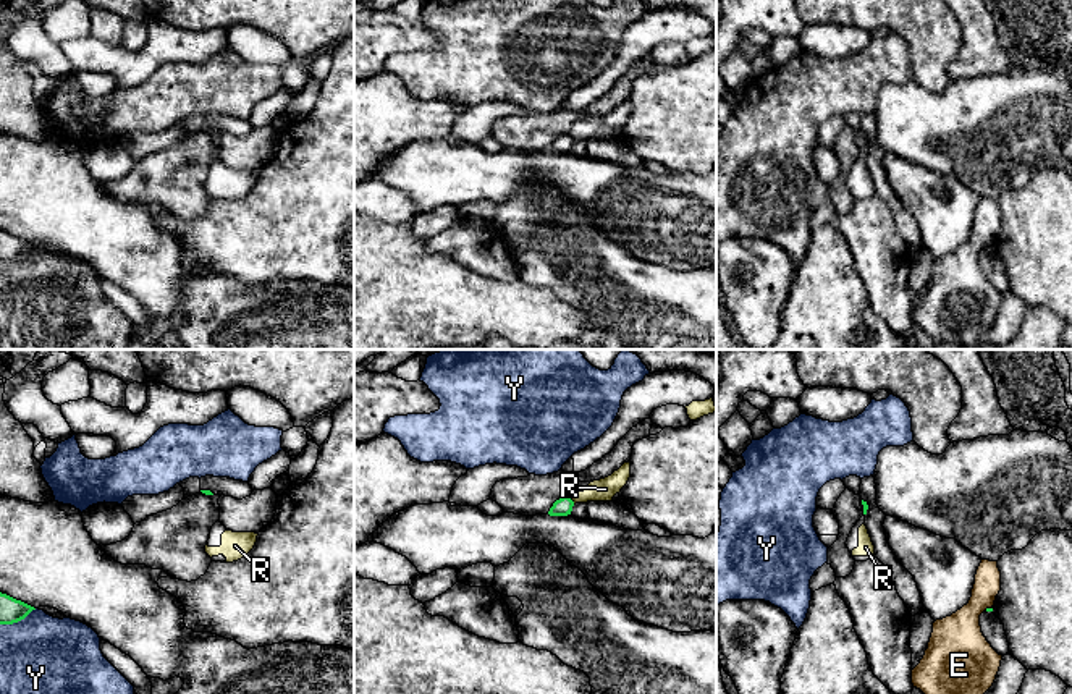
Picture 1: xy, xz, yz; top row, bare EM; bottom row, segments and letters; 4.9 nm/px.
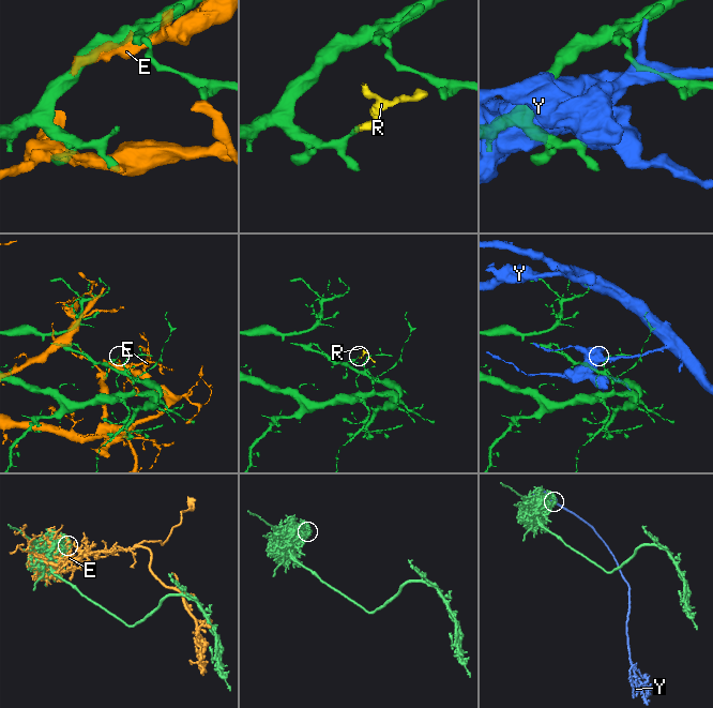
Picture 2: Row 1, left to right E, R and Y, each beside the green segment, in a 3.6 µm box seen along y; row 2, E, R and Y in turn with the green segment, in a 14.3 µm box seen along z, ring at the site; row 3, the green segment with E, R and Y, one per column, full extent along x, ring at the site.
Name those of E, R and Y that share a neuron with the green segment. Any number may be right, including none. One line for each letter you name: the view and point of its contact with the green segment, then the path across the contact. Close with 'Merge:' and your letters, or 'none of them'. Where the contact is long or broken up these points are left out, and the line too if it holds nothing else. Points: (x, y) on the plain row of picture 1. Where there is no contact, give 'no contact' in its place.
Merge: none of them

